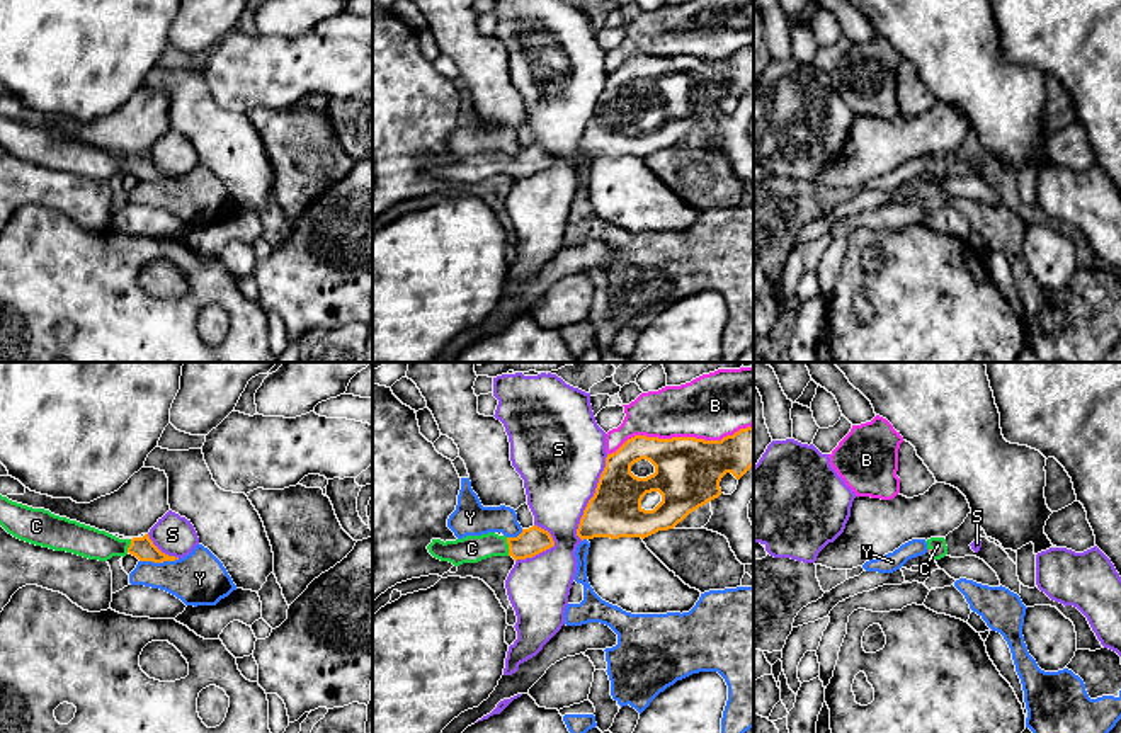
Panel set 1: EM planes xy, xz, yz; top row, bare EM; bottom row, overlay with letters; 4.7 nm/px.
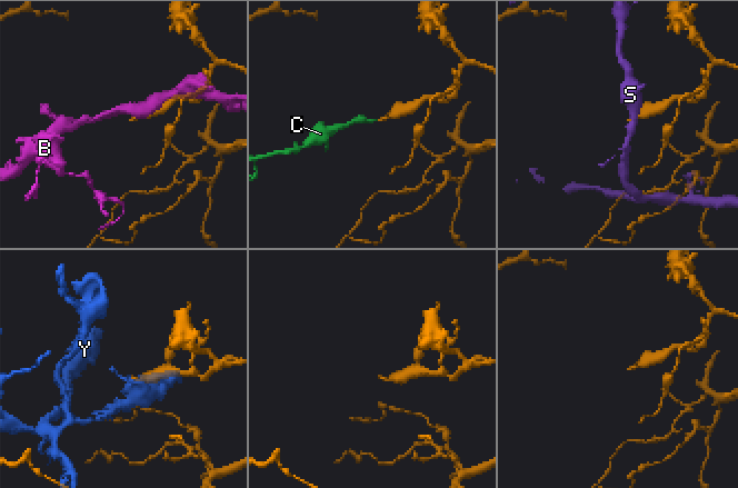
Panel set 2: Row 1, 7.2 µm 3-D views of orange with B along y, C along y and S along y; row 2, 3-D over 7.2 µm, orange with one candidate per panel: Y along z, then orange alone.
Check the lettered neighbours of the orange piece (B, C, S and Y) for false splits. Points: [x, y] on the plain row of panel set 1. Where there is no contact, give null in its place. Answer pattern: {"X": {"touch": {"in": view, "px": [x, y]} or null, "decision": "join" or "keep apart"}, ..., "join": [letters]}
{"B": {"touch": {"in": "xz", "px": [679, 56]}, "decision": "keep apart"}, "C": {"touch": {"in": "xz", "px": [509, 165]}, "decision": "join"}, "S": {"touch": {"in": "xz", "px": [592, 116]}, "decision": "keep apart"}, "Y": {"touch": {"in": "xy", "px": [159, 181]}, "decision": "keep apart"}, "join": ["C"]}

